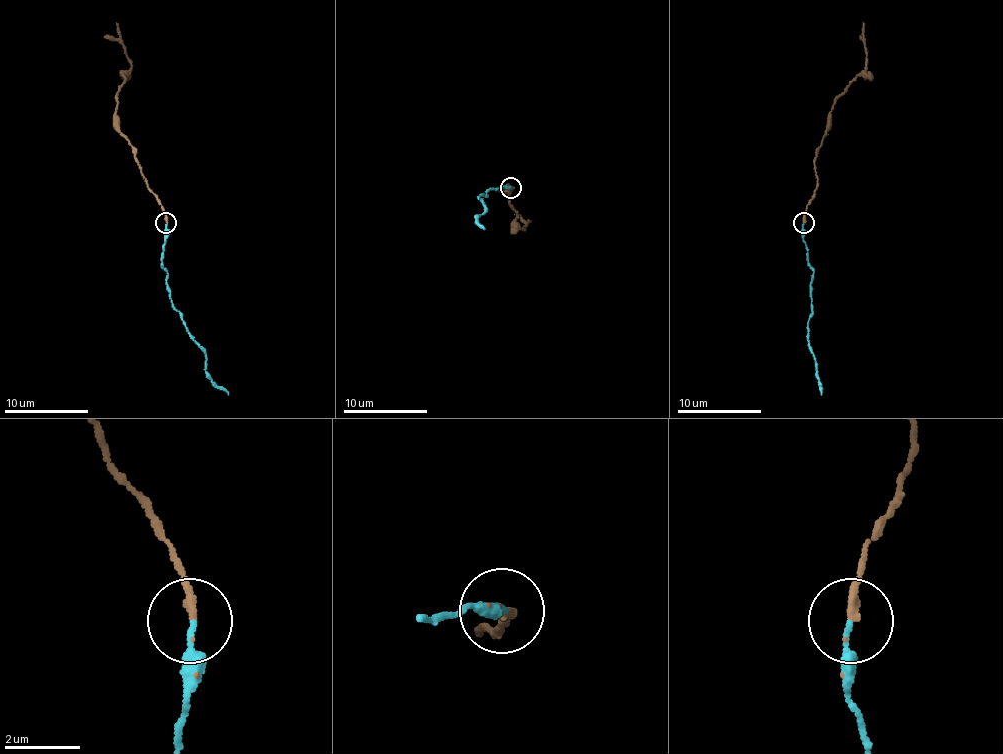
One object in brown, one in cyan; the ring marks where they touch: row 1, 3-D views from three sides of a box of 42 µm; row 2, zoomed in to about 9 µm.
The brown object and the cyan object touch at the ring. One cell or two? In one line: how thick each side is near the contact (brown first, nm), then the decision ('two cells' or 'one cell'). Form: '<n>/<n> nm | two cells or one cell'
160/140 nm | one cell

